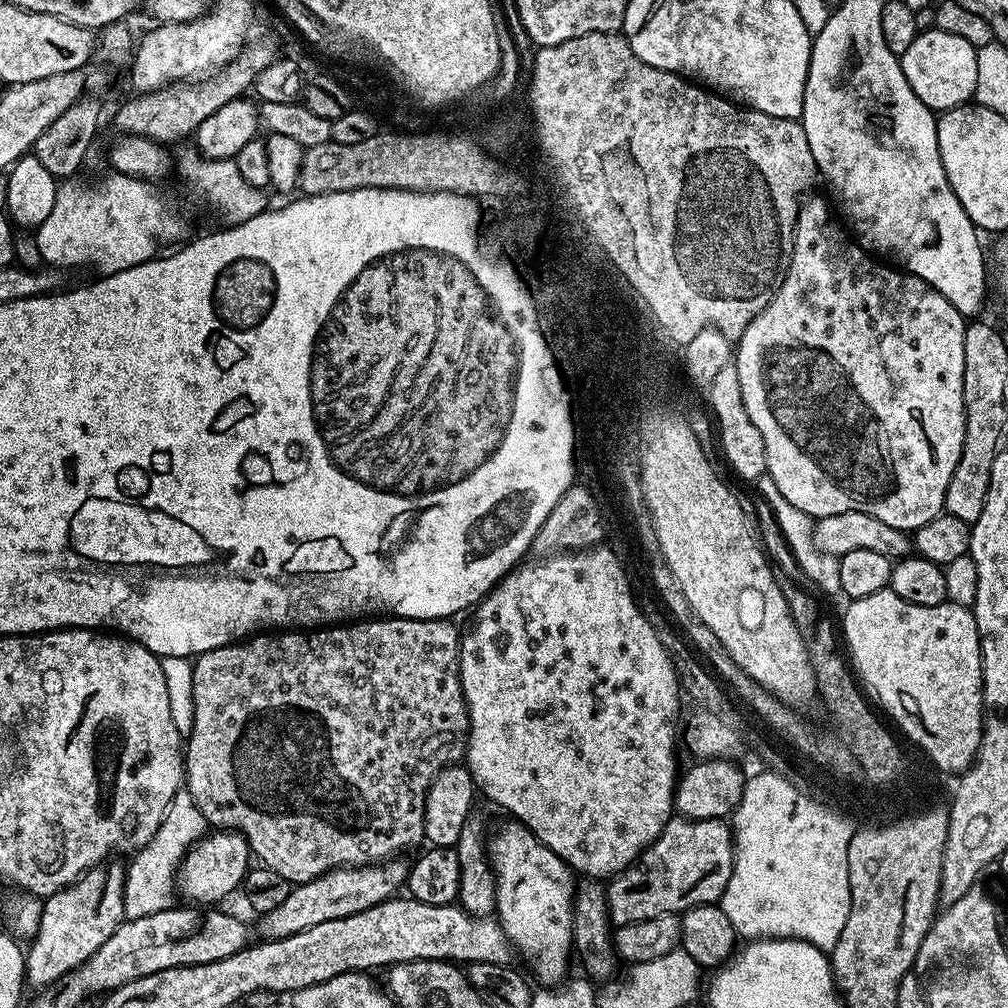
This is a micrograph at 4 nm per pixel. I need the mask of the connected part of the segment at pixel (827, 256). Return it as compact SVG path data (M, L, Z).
M805 199L800 205L792 261L778 294L752 319L750 326L746 326L735 345L734 363L738 370L738 382L742 385L742 402L750 414L750 420L758 426L766 446L767 479L778 486L782 498L786 498L790 506L813 518L858 510L862 514L870 514L870 518L878 518L878 522L886 522L886 526L912 534L944 512L946 486L950 486L954 466L958 466L958 458L962 454L966 320L943 294L931 288L925 280L919 280L899 267L889 266L861 248L846 231L845 225L832 217L827 202L812 199Z

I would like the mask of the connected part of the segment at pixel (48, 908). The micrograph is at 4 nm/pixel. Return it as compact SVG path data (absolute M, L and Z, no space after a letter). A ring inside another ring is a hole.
M109 863L107 867L97 866L88 869L73 884L66 885L62 890L58 890L43 901L41 920L38 922L35 936L30 940L32 949L29 947L26 952L26 984L29 989L51 989L68 973L74 971L78 966L82 966L82 962L90 959L102 946L102 942L106 942L106 938L110 938L110 934L114 934L116 927L124 923L123 884L126 868L123 863L121 865L111 864Z

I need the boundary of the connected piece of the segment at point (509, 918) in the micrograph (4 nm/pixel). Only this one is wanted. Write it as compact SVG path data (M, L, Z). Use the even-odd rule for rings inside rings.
M507 822L496 832L496 837L487 841L488 859L492 865L492 873L496 876L496 910L495 919L502 926L508 943L528 963L527 971L537 976L544 986L556 986L569 975L568 955L574 952L572 942L572 895L576 893L574 873L568 863L550 846L545 844L519 822Z

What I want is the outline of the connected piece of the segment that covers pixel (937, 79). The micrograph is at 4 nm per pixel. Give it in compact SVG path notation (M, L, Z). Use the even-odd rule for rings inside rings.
M932 27L928 31L917 31L906 54L899 57L902 74L906 74L906 82L910 82L914 94L922 98L927 108L937 114L948 112L959 104L969 103L975 97L978 86L976 50L970 46L970 42L954 34L946 34L946 30Z

